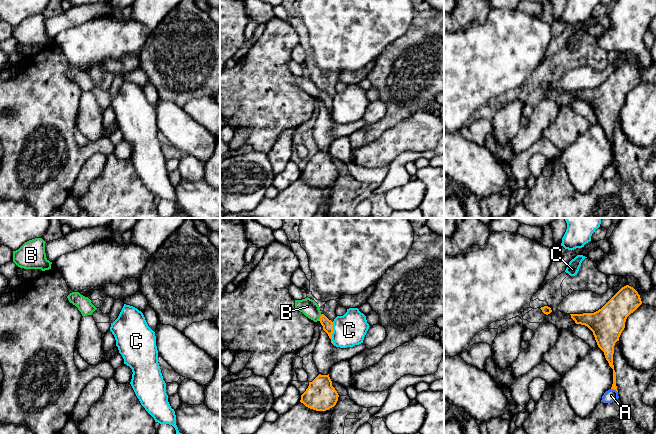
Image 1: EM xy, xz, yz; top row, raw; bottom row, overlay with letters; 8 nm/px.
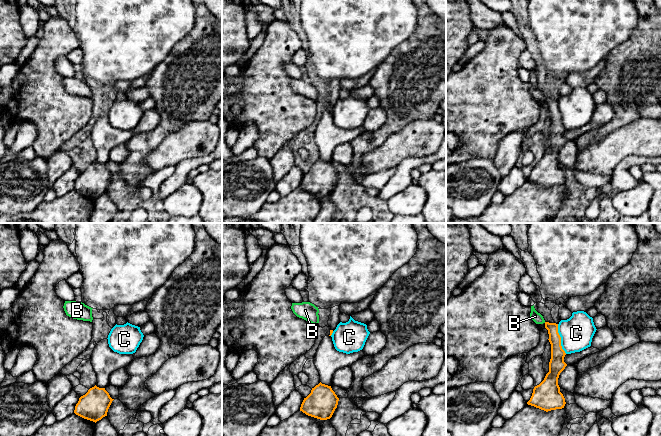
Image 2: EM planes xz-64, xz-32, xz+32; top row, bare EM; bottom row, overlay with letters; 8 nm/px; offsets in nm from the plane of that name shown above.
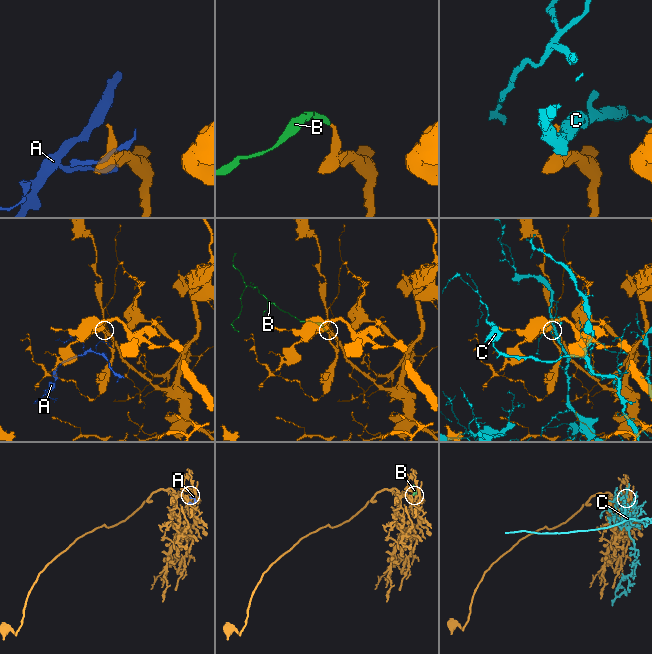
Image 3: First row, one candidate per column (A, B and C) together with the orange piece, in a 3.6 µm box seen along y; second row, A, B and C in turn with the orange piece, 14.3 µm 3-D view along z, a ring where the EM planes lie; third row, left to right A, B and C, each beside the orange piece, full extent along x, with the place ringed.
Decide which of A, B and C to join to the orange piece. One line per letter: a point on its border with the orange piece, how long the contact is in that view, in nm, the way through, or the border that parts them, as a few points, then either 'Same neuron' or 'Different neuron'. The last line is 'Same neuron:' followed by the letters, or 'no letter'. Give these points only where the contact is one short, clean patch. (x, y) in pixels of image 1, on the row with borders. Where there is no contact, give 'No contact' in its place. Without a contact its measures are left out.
A: Touches orange at yz (614, 389). Shared border 70 nm. Boundary: yz (611, 388), (617, 392). Different neuron
B: Touches orange at xz (320, 317). Shared border 70 nm. Path across: xz (327, 324), (320, 317), (307, 306). Same neuron
C: Touches orange at xz (331, 334). Shared border 190 nm. Different neuron
Same neuron: B

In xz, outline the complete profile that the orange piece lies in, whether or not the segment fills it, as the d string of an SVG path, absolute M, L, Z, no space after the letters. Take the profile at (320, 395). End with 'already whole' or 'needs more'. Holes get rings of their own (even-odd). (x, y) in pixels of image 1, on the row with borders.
M319 374L312 382L309 382L308 388L301 395L300 402L310 409L326 411L336 405L338 397L329 374Z | already whole

